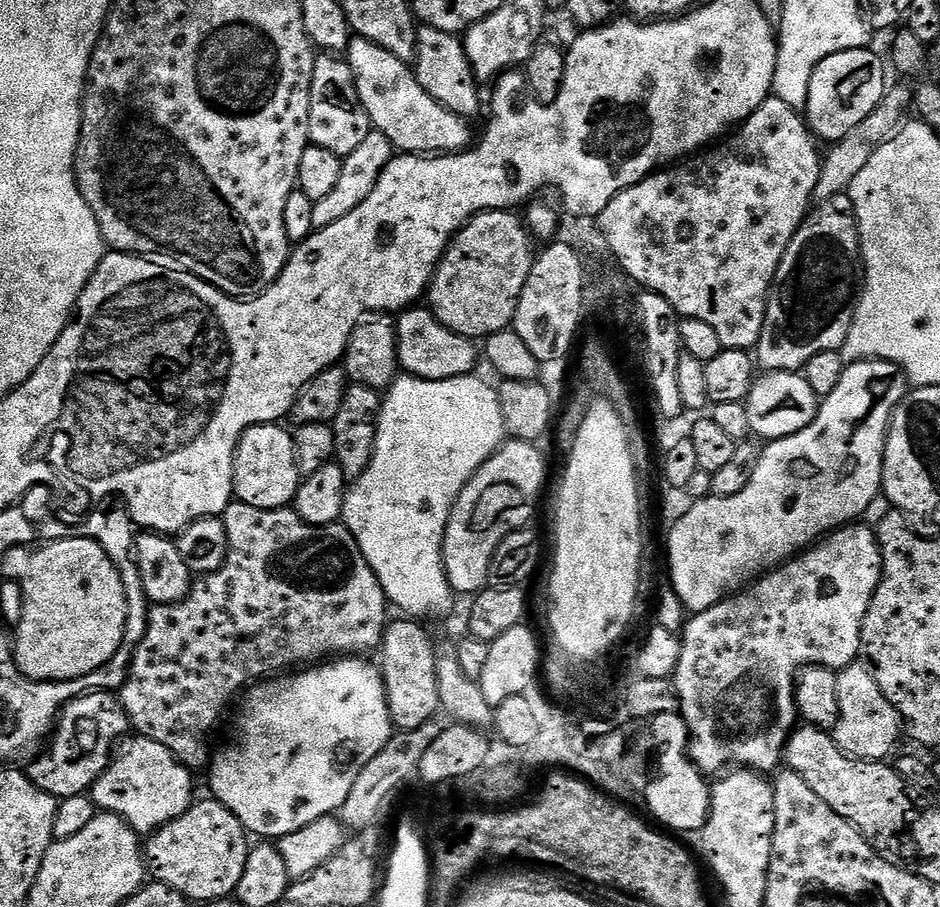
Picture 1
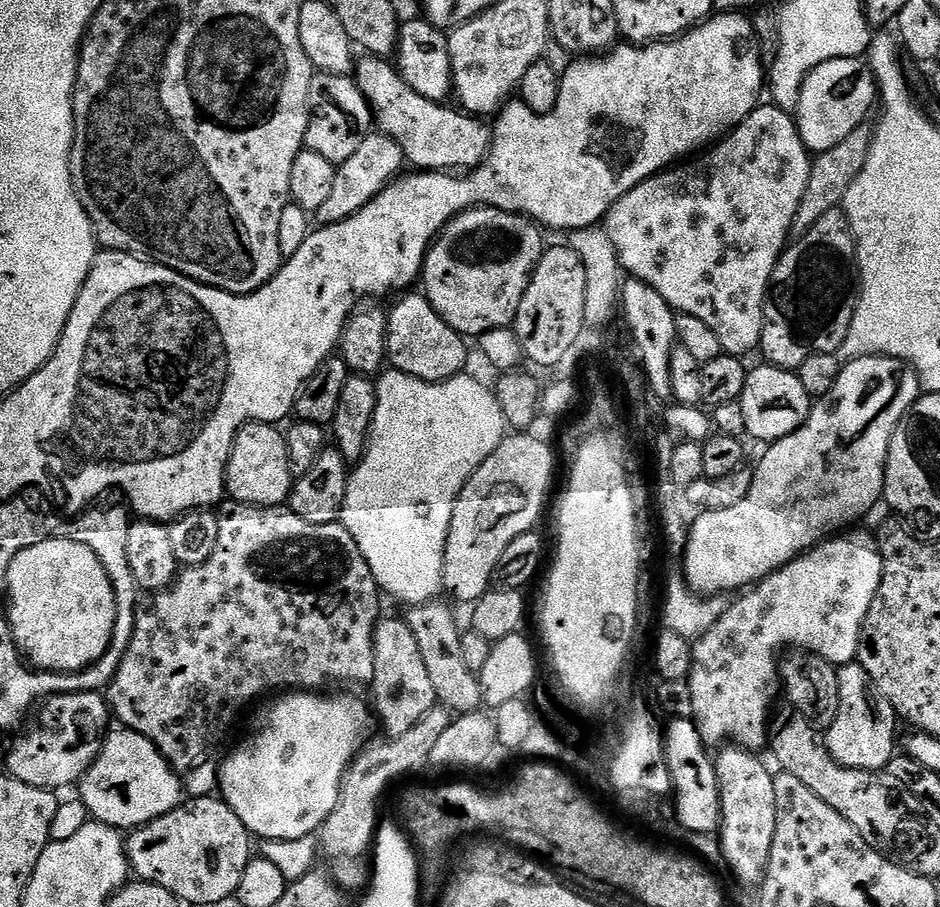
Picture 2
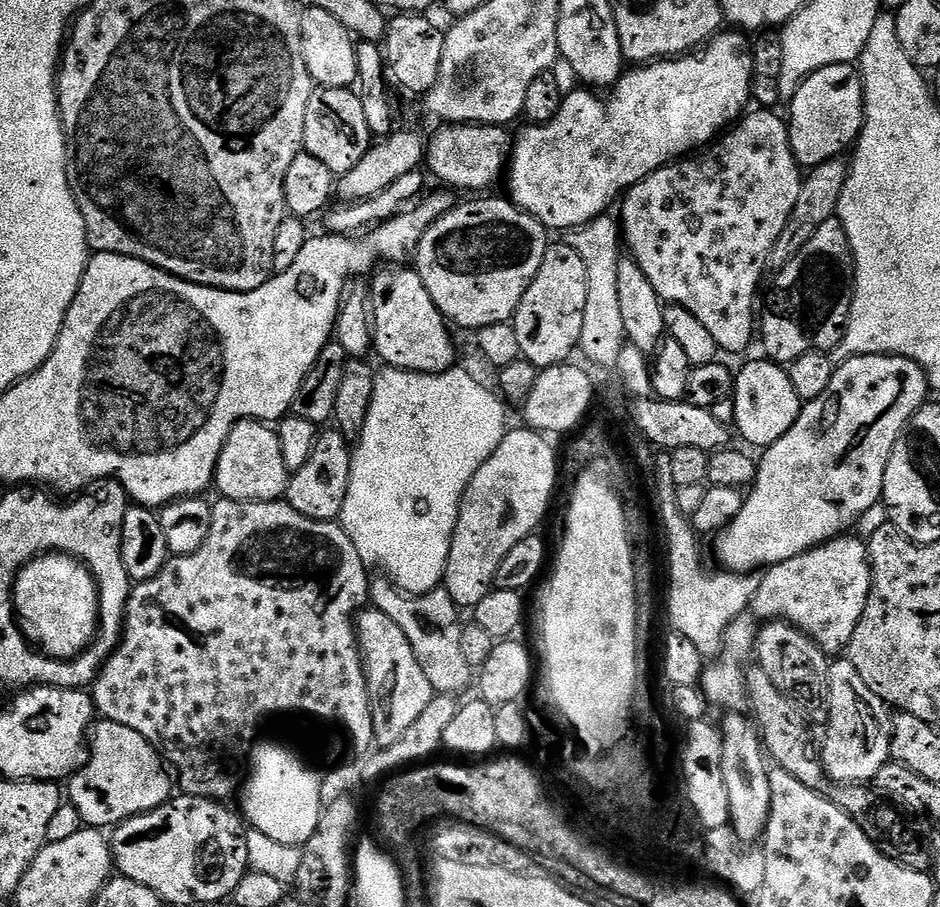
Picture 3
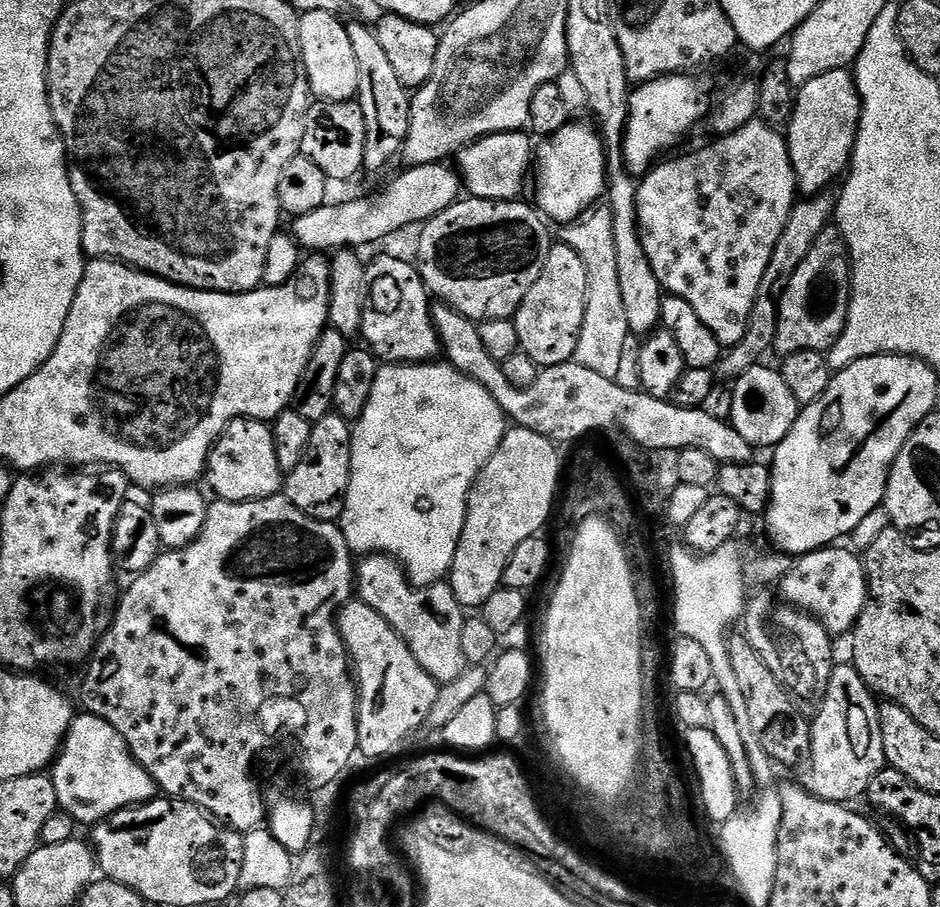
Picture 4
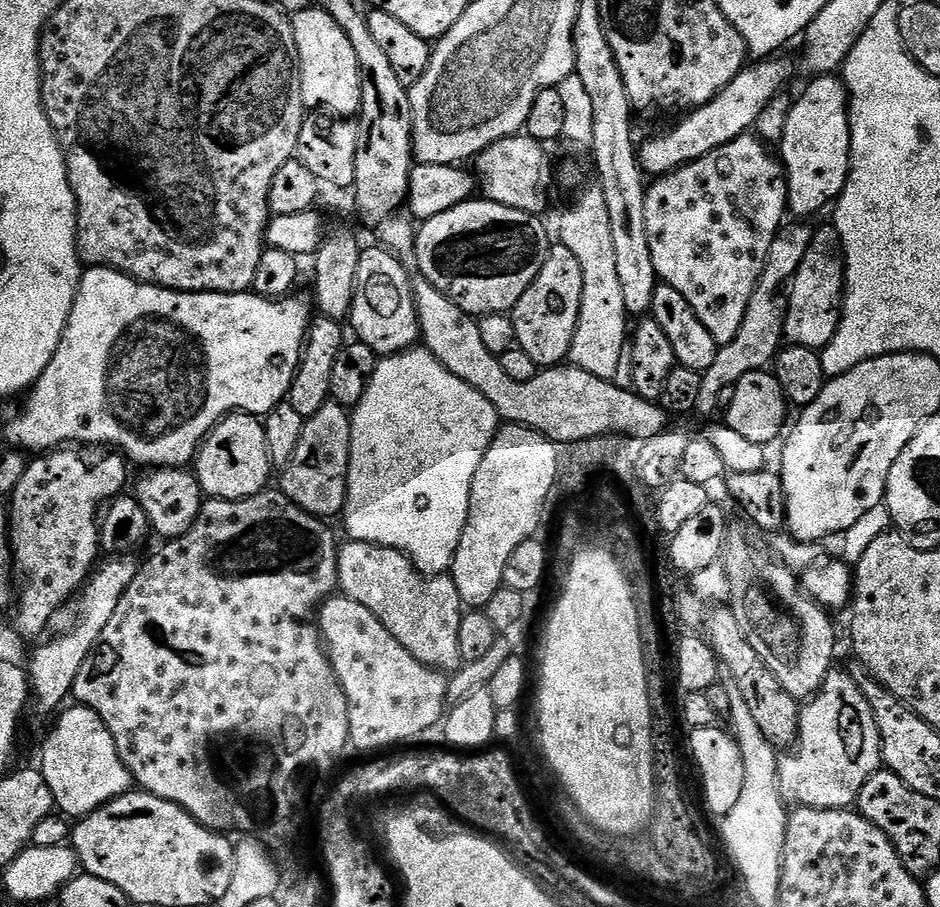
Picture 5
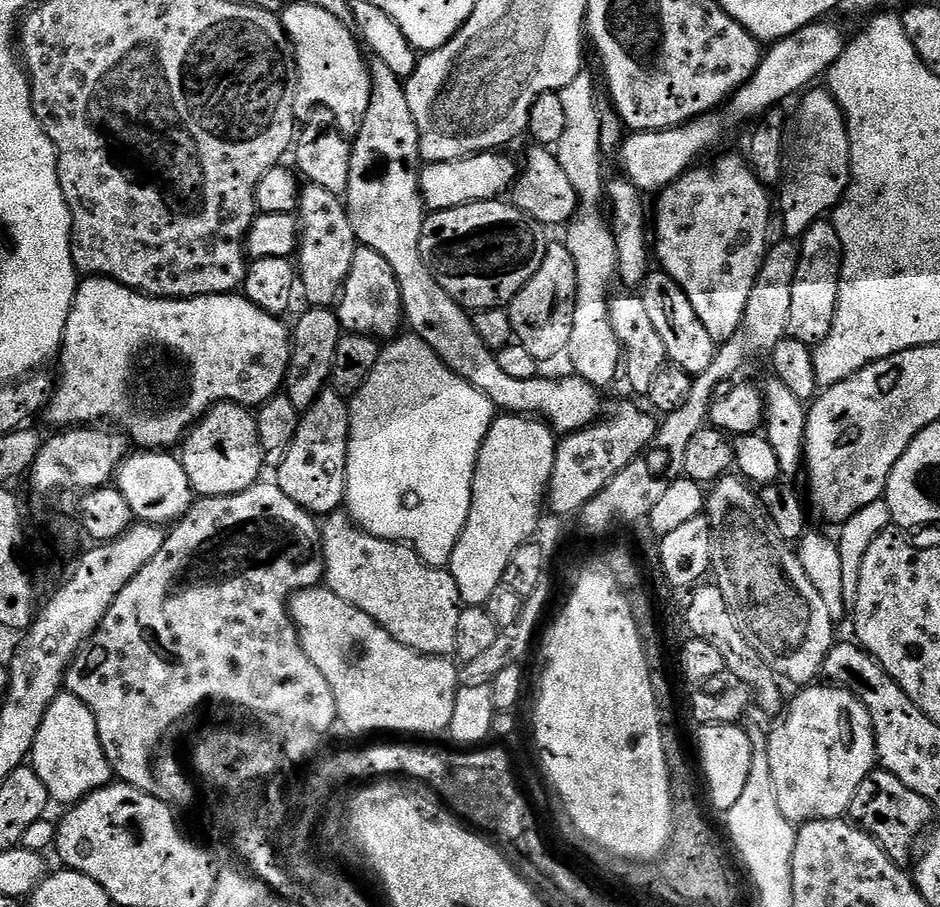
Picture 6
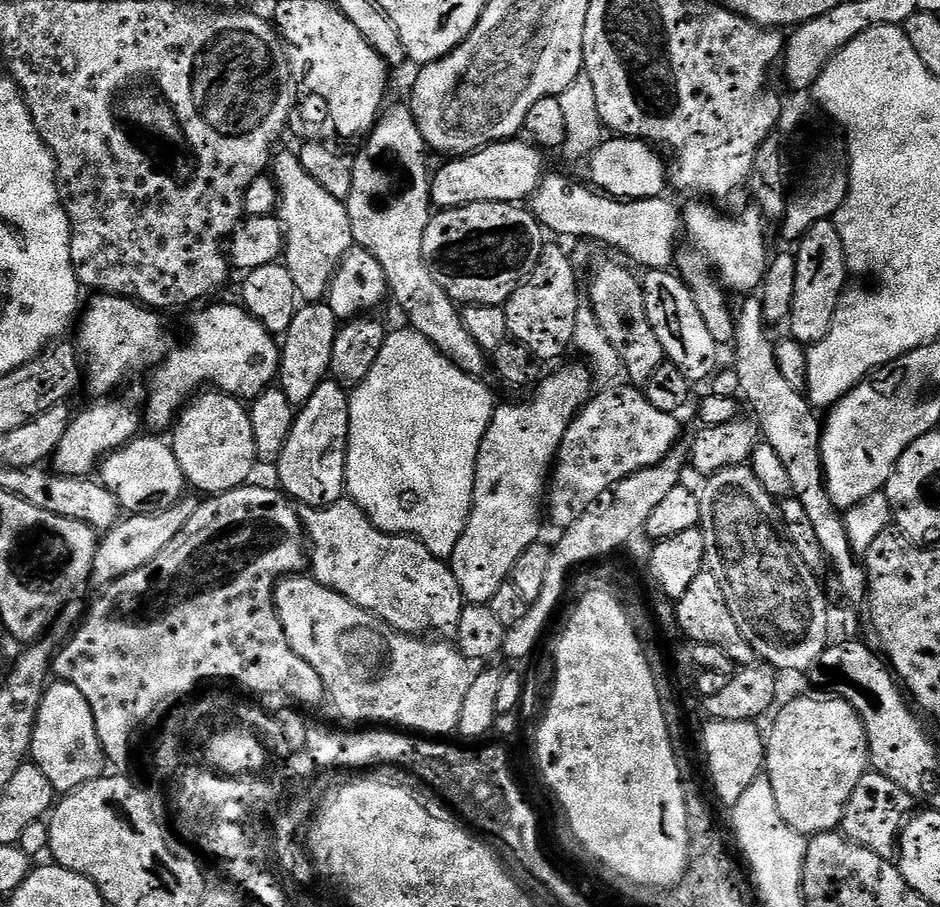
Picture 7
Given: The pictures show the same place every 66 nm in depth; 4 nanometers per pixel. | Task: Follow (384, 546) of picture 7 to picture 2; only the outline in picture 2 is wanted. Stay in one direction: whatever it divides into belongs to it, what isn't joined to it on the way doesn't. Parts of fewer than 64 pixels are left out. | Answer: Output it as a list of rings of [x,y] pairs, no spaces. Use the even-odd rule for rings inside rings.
[[[441,602],[417,604],[407,609],[406,623],[422,650],[422,662],[426,662],[426,674],[434,686],[437,701],[453,714],[475,712],[481,707],[484,695],[477,673],[471,672],[462,659],[461,629],[456,629],[456,616]]]

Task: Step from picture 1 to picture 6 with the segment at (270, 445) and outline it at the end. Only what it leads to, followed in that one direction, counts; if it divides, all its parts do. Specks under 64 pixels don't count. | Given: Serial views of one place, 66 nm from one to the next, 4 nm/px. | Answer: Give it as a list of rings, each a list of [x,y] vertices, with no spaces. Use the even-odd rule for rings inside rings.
[[[217,404],[184,437],[184,453],[179,453],[178,459],[197,497],[238,494],[261,479],[260,471],[266,468],[264,452],[260,448],[256,416],[248,412],[251,411],[243,404]]]

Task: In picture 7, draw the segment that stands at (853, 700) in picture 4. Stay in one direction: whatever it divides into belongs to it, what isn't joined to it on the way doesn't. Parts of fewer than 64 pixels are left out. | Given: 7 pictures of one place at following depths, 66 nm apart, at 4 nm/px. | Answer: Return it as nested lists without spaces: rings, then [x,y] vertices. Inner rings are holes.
[[[800,696],[792,700],[776,716],[772,733],[766,736],[766,775],[774,786],[774,798],[782,813],[782,822],[800,836],[811,838],[823,832],[835,832],[844,817],[844,807],[854,794],[854,786],[869,771],[868,735],[860,716],[839,698],[819,700],[816,696]]]

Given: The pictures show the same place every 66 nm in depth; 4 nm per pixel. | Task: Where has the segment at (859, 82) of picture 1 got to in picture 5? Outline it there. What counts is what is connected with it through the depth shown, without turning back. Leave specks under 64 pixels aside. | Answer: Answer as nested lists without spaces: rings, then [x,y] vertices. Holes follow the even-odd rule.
[[[829,74],[827,76],[817,76],[811,82],[813,84],[810,85],[800,97],[795,97],[792,109],[790,110],[790,116],[786,121],[784,133],[782,134],[782,138],[778,143],[778,149],[780,149],[780,152],[778,151],[778,156],[784,165],[784,175],[788,178],[788,212],[791,213],[791,215],[796,215],[793,216],[796,218],[812,218],[808,216],[814,215],[815,212],[822,211],[828,203],[829,207],[829,205],[831,205],[833,202],[840,199],[842,190],[848,181],[848,172],[852,169],[852,161],[854,159],[854,142],[850,138],[850,118],[848,117],[848,113],[850,111],[848,89],[845,88],[843,79],[841,79],[839,75]]]

